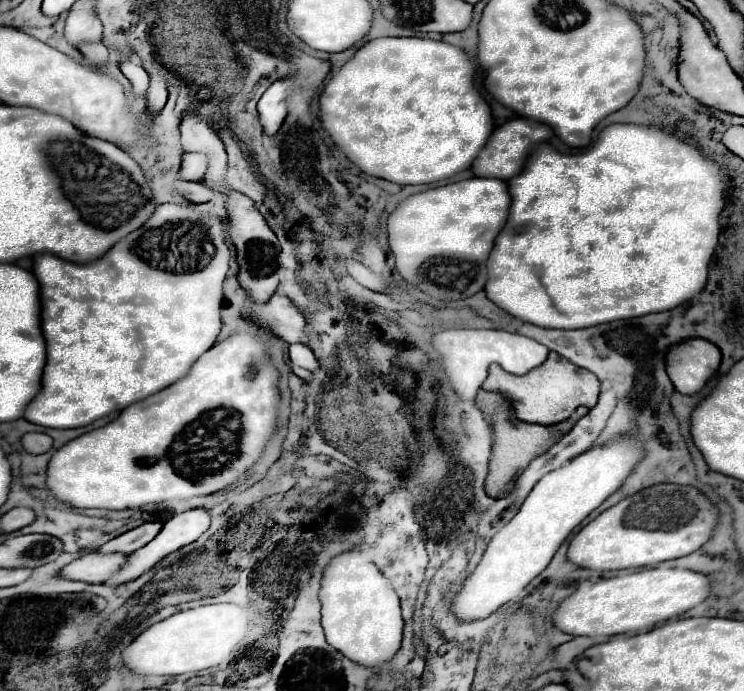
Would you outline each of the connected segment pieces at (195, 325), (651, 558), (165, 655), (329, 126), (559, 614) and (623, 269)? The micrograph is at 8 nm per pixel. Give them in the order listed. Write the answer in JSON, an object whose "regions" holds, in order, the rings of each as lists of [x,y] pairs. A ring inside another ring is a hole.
{"regions":[[[[167,203],[159,205],[153,217],[125,239],[129,239],[125,255],[121,255],[121,259],[101,259],[101,263],[97,263],[97,271],[85,271],[85,279],[65,279],[65,275],[57,271],[57,257],[53,255],[53,299],[49,299],[49,311],[53,311],[53,319],[45,323],[45,307],[41,313],[43,333],[47,341],[47,365],[43,371],[41,391],[35,401],[29,403],[23,415],[27,421],[55,429],[85,427],[95,419],[101,419],[113,411],[123,411],[125,407],[157,391],[163,391],[169,387],[169,383],[183,379],[189,373],[191,363],[195,363],[197,357],[215,345],[223,325],[223,281],[229,271],[229,249],[223,241],[223,221],[219,217],[193,213],[191,203],[189,213],[173,211],[173,203]],[[183,219],[199,219],[213,233],[211,239],[215,241],[217,251],[205,269],[189,273],[161,271],[153,269],[133,253],[135,241],[145,231],[163,227],[165,223],[179,223]]],[[[661,483],[647,487],[603,511],[571,541],[567,559],[577,567],[595,571],[639,569],[661,561],[685,557],[703,547],[719,519],[719,509],[697,487]]],[[[231,603],[203,605],[189,611],[179,611],[145,629],[123,651],[123,663],[131,671],[143,675],[197,673],[203,669],[229,665],[263,635],[267,635],[265,621],[257,623],[257,615],[249,607],[239,607]],[[179,669],[197,669],[197,671],[179,671]]],[[[383,37],[383,39],[373,39],[373,41],[365,43],[353,55],[353,59],[349,59],[341,67],[341,71],[337,75],[333,75],[333,79],[325,85],[325,91],[323,91],[321,101],[319,101],[319,119],[321,119],[323,127],[325,127],[325,131],[331,135],[331,139],[347,155],[347,159],[351,163],[355,163],[363,173],[373,175],[373,177],[381,177],[381,179],[387,179],[387,181],[399,183],[399,185],[437,183],[437,181],[449,179],[449,177],[453,177],[453,175],[457,175],[461,171],[471,169],[473,159],[477,159],[477,155],[481,153],[481,147],[485,147],[485,143],[489,141],[489,135],[495,129],[491,107],[485,101],[485,97],[481,95],[481,91],[475,87],[473,75],[475,75],[475,67],[471,63],[469,55],[461,47],[449,45],[445,41],[433,41],[433,39],[421,39],[421,37]]],[[[643,569],[577,587],[553,613],[553,623],[569,635],[635,635],[653,629],[659,621],[687,613],[703,603],[709,593],[711,581],[703,573],[691,569]]],[[[609,125],[601,133],[599,143],[593,149],[579,153],[579,155],[563,155],[549,143],[541,143],[531,153],[525,165],[525,171],[509,179],[509,193],[513,201],[509,209],[509,219],[503,231],[497,235],[495,247],[487,259],[489,279],[485,285],[485,293],[493,303],[497,303],[503,311],[515,315],[517,319],[521,317],[523,321],[529,321],[539,327],[549,327],[549,329],[585,329],[585,327],[593,327],[601,323],[611,323],[617,319],[633,319],[633,317],[643,317],[649,313],[671,311],[673,307],[679,307],[681,303],[687,303],[689,299],[695,299],[705,289],[707,275],[709,275],[709,263],[715,253],[719,231],[721,231],[719,219],[721,219],[721,211],[725,203],[723,183],[725,183],[725,175],[719,163],[701,155],[697,147],[685,145],[677,137],[667,135],[655,127]]]]}

